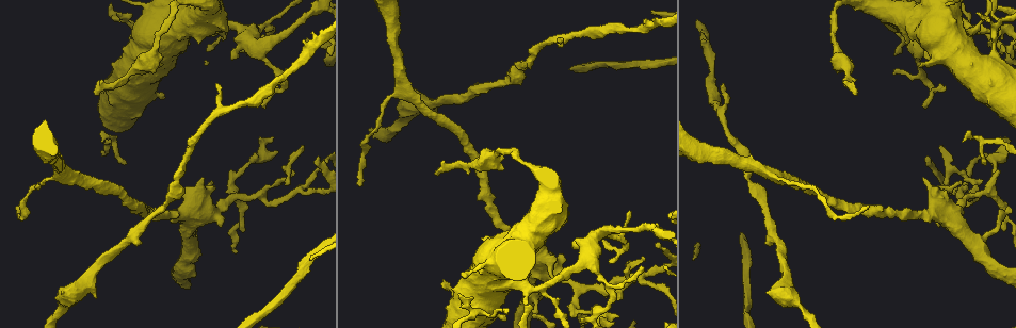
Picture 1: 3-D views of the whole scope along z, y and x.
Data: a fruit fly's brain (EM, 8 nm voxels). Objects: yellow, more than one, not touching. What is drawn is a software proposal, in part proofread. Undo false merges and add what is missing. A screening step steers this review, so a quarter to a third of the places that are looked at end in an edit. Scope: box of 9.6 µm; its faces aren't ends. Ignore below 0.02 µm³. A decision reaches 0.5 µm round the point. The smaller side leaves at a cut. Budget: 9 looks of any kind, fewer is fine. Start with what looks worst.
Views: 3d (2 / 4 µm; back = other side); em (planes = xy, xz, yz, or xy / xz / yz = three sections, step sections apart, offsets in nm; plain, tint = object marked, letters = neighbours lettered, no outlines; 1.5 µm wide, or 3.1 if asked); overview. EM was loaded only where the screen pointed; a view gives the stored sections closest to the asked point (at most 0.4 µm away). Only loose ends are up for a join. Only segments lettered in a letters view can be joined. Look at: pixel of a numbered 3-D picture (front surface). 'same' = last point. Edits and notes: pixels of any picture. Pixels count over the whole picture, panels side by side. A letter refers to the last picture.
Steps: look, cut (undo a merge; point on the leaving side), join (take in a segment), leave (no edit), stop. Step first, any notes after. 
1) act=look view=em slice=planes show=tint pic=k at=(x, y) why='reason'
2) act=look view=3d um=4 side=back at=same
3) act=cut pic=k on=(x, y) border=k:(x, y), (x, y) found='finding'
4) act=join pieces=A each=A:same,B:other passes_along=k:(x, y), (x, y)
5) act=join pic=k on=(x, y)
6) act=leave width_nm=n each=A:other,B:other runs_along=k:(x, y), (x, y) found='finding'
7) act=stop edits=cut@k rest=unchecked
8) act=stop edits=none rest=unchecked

act=look view=em slice=planes show=letters pic=1 at=(970, 25)

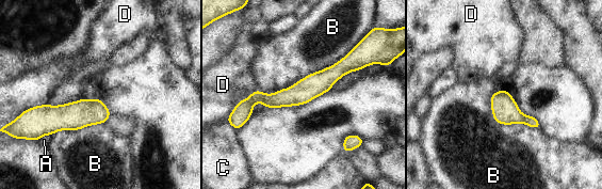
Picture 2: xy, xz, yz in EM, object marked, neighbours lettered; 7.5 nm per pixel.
act=leave width_nm=180 each=A:other,B:other,C:other,D:other runs_along=2:(359, 66), (242, 108) found='continuous, no second neuron'

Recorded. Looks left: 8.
act=look view=em slice=planes show=letters pic=1 at=(215, 83) why='branch stops here'

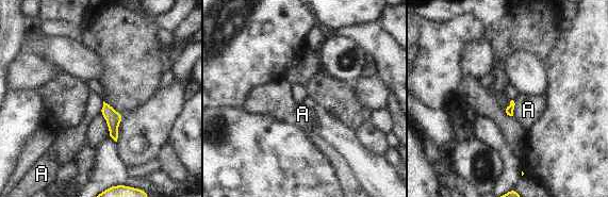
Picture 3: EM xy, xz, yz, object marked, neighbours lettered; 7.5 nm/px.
act=leave each=A:other found='no lettered segment goes on from it'

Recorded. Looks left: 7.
act=look view=3d um=2 pic=1 at=(593, 319) why='sharp bend'

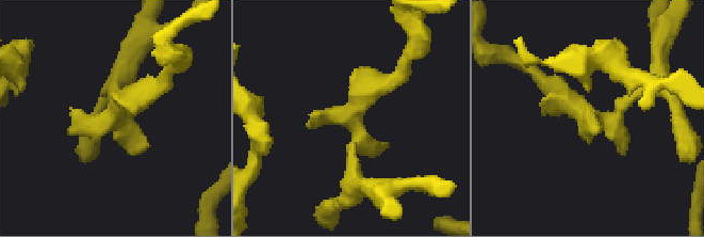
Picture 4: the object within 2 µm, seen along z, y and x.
act=look view=em slice=xy step=8 show=tint pic=4 at=(591, 119) why='now the EM'

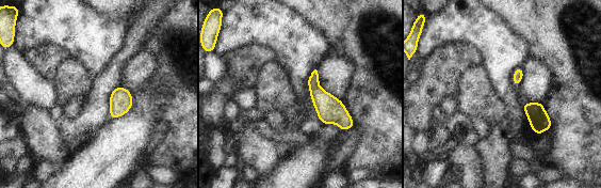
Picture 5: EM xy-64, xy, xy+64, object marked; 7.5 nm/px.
act=look view=em slice=xy step=8 show=letters at=same

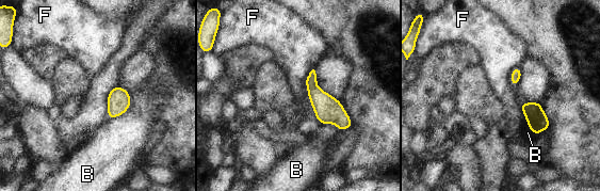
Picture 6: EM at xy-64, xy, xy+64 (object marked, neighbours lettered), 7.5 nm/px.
act=leave each=B:other,F:other border=6:(129, 92), (130, 106), (108, 118) found='one neuron here'

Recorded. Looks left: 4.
act=look view=em slice=planes show=letters pic=1 at=(505, 318) why='stops while still wide'

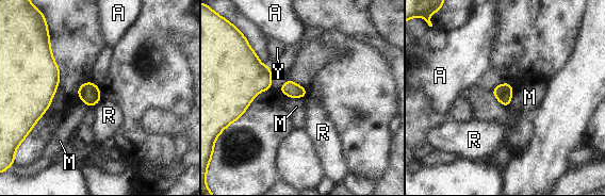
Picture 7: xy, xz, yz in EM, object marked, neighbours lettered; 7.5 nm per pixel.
act=leave each=A:other,M:other,R:other,Y:other border=7:(287, 96), (303, 98) found='none of them fits'

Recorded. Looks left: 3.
act=stop edits=none rest=unchecked

